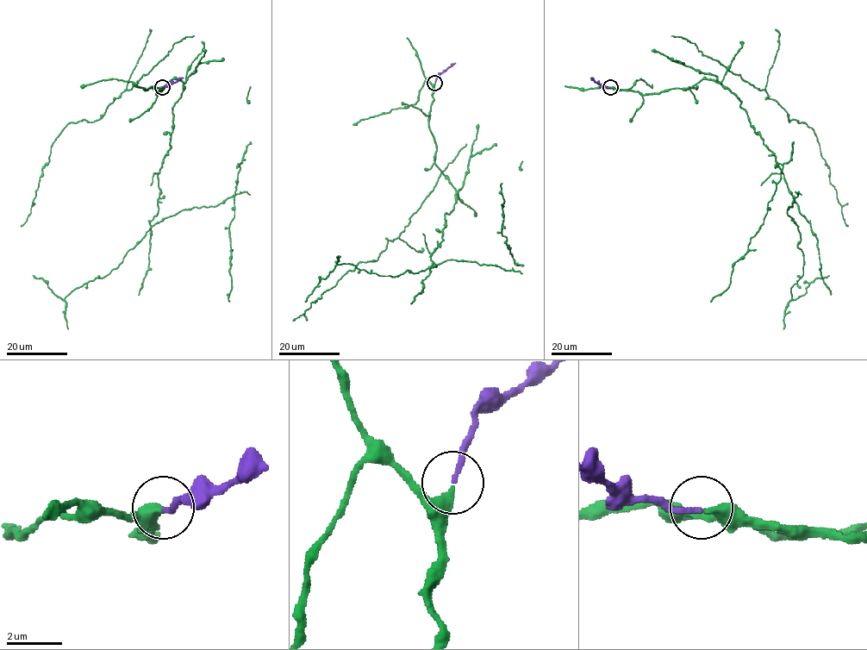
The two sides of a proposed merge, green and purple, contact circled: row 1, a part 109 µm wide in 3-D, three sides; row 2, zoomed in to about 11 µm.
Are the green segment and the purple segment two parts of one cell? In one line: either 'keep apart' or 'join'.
join

